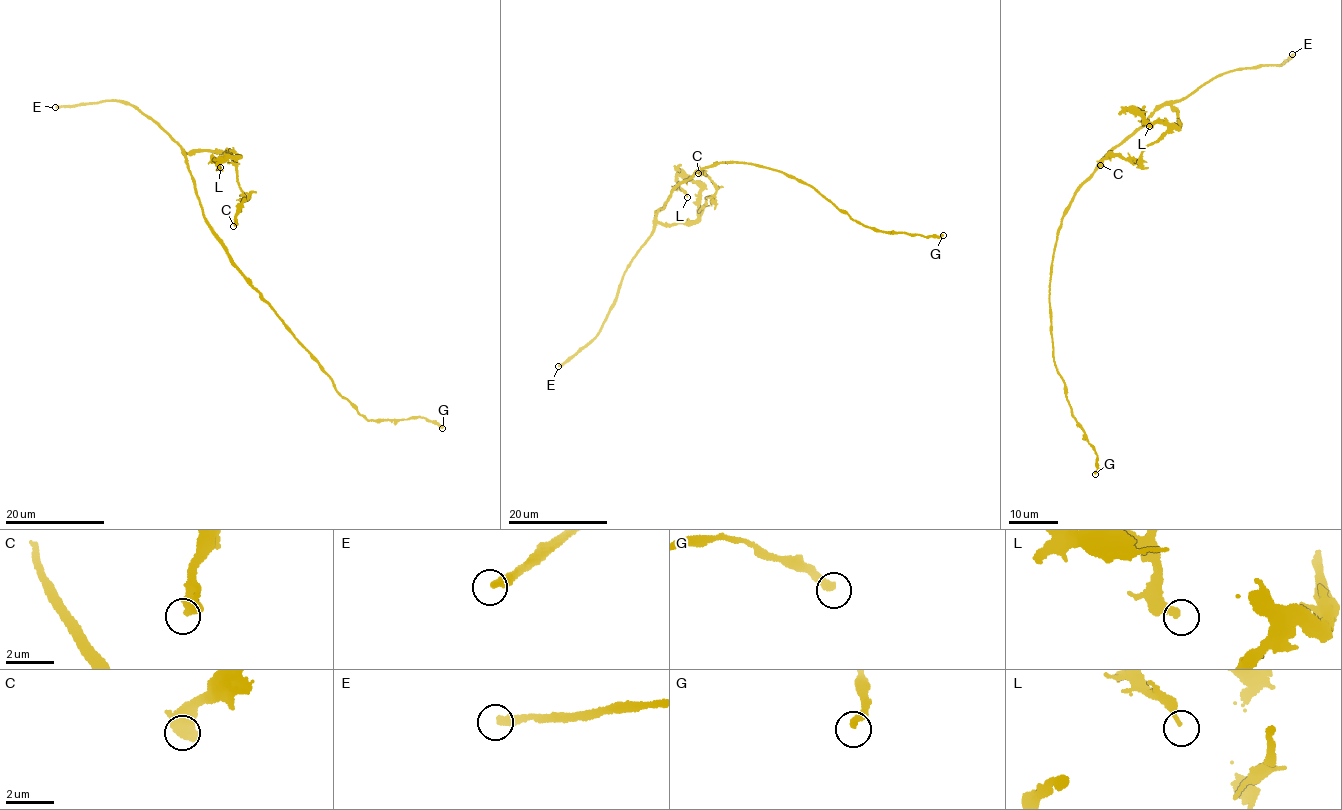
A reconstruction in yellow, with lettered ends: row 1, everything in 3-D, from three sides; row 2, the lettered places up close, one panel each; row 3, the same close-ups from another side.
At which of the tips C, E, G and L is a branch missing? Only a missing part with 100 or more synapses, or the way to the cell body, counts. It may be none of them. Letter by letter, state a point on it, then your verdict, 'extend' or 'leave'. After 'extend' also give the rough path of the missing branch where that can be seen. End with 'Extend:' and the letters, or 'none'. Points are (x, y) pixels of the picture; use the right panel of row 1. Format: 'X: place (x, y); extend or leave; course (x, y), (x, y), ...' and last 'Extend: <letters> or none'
C: place (1100, 165); leave
E: place (1292, 54); extend; course (1292, 54), (1285, 33), (1251, 14), (1205, 4), (1131, 22)
G: place (1095, 474); leave
L: place (1149, 126); leave
Extend: E

